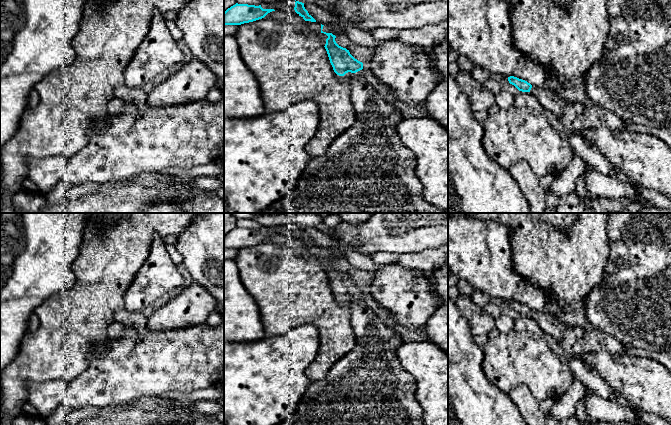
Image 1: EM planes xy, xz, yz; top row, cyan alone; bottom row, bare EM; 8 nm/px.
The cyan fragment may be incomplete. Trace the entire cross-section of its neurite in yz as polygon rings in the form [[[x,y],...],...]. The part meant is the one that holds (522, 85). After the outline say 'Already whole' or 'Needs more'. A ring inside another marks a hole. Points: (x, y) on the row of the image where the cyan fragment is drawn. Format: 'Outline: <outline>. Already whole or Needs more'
Outline: [[[514,76],[508,77],[508,81],[519,91],[529,92],[542,104],[545,110],[553,113],[563,125],[567,135],[573,132],[572,122],[583,114],[583,105],[579,103],[567,103],[563,97],[556,92],[532,86],[527,81]]]. Needs more

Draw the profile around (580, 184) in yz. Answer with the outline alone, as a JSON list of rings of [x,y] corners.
[[[590,166],[585,167],[585,171],[575,181],[575,193],[586,203],[589,204],[590,200],[596,196],[592,195],[586,188],[586,177],[585,173],[588,170],[593,170]]]

